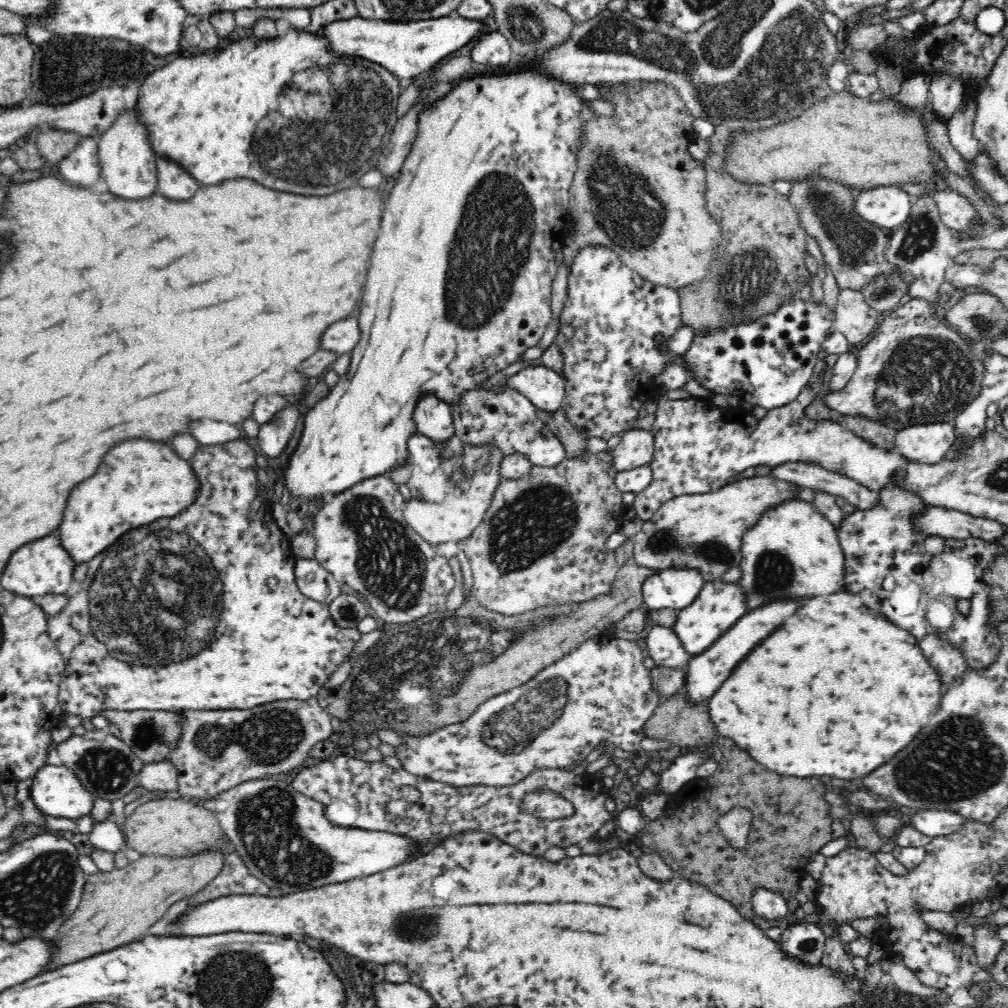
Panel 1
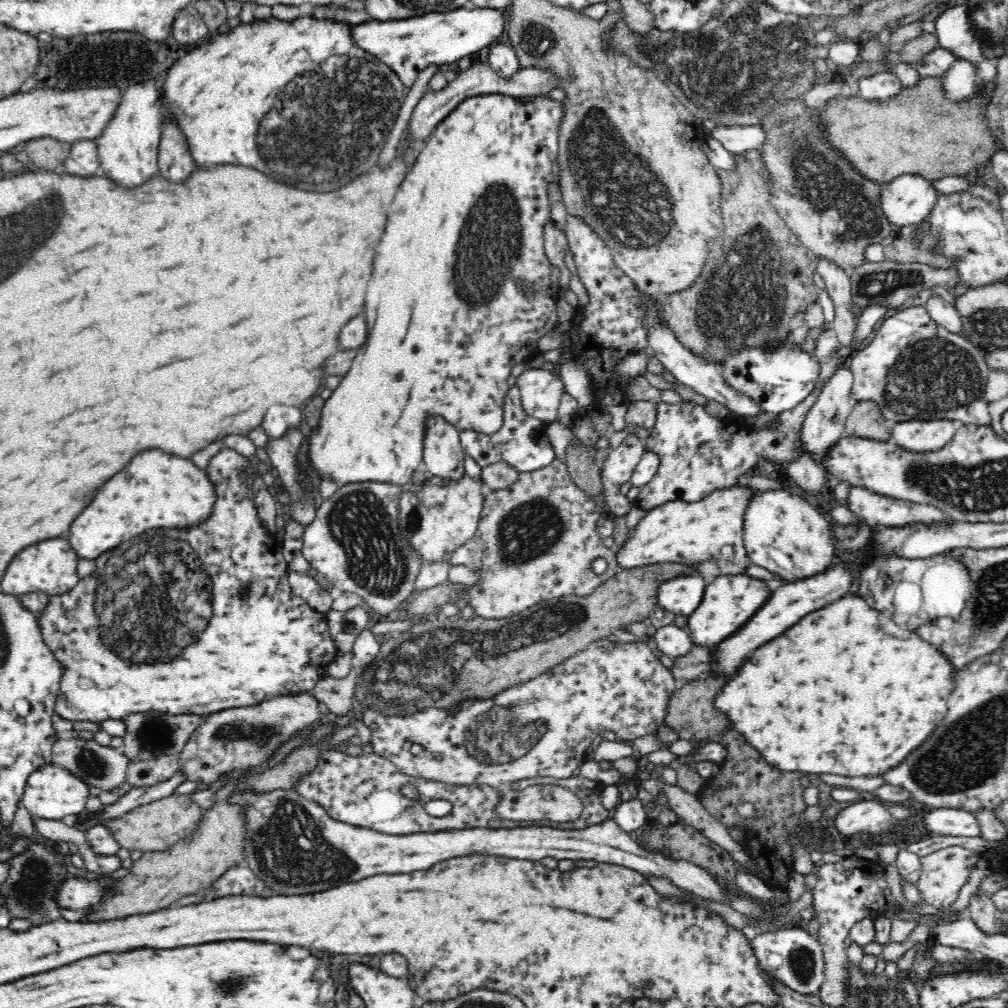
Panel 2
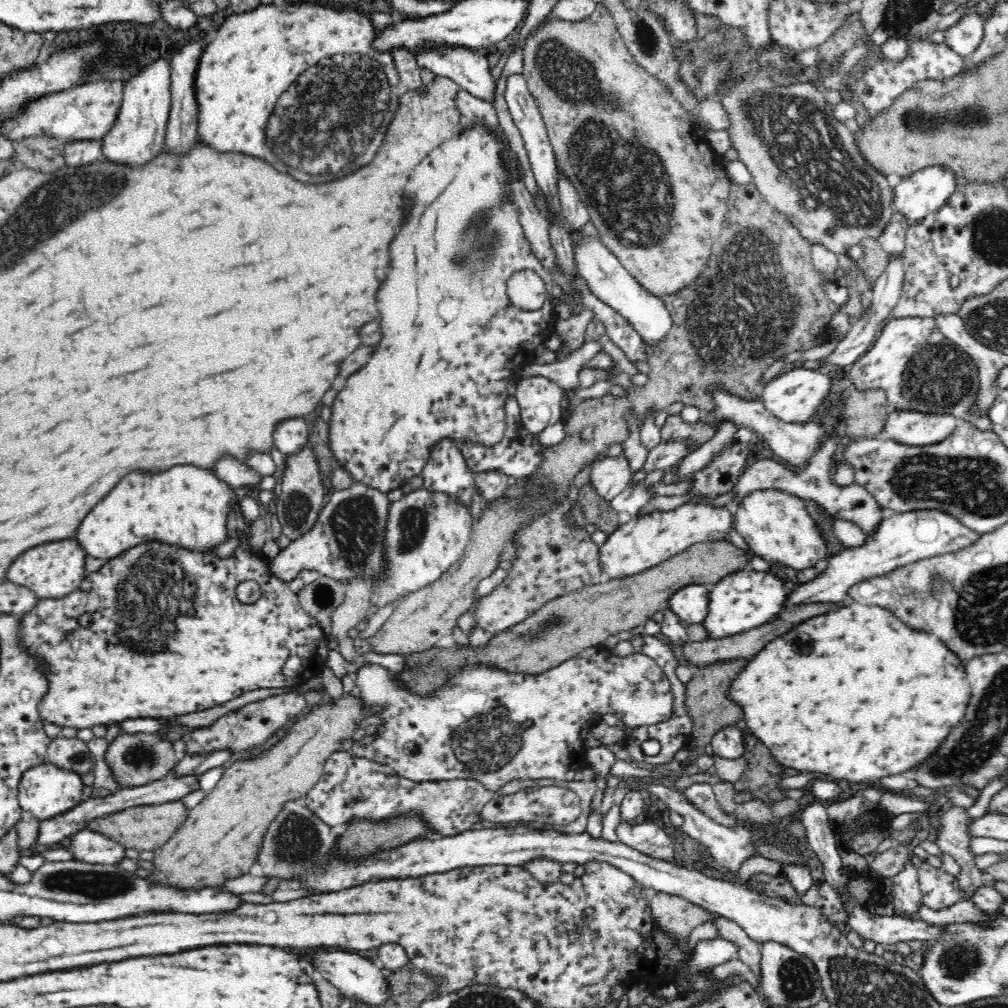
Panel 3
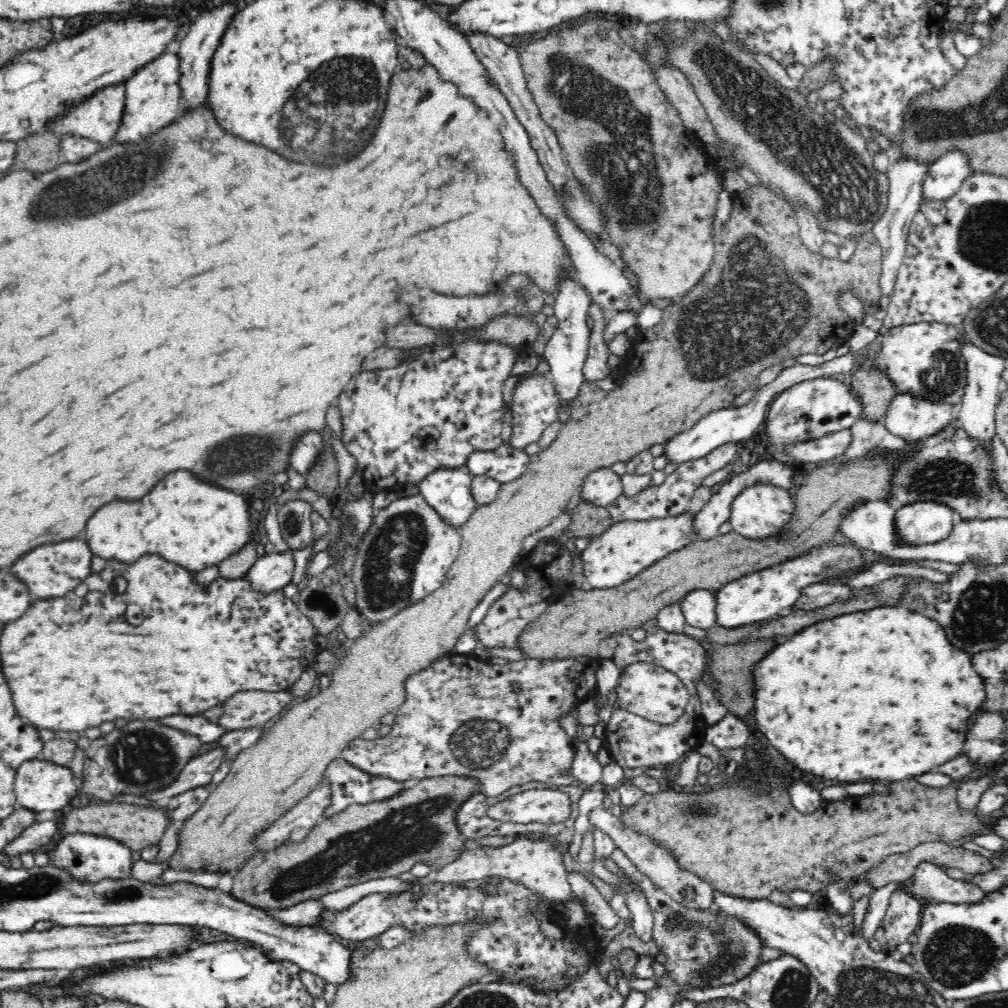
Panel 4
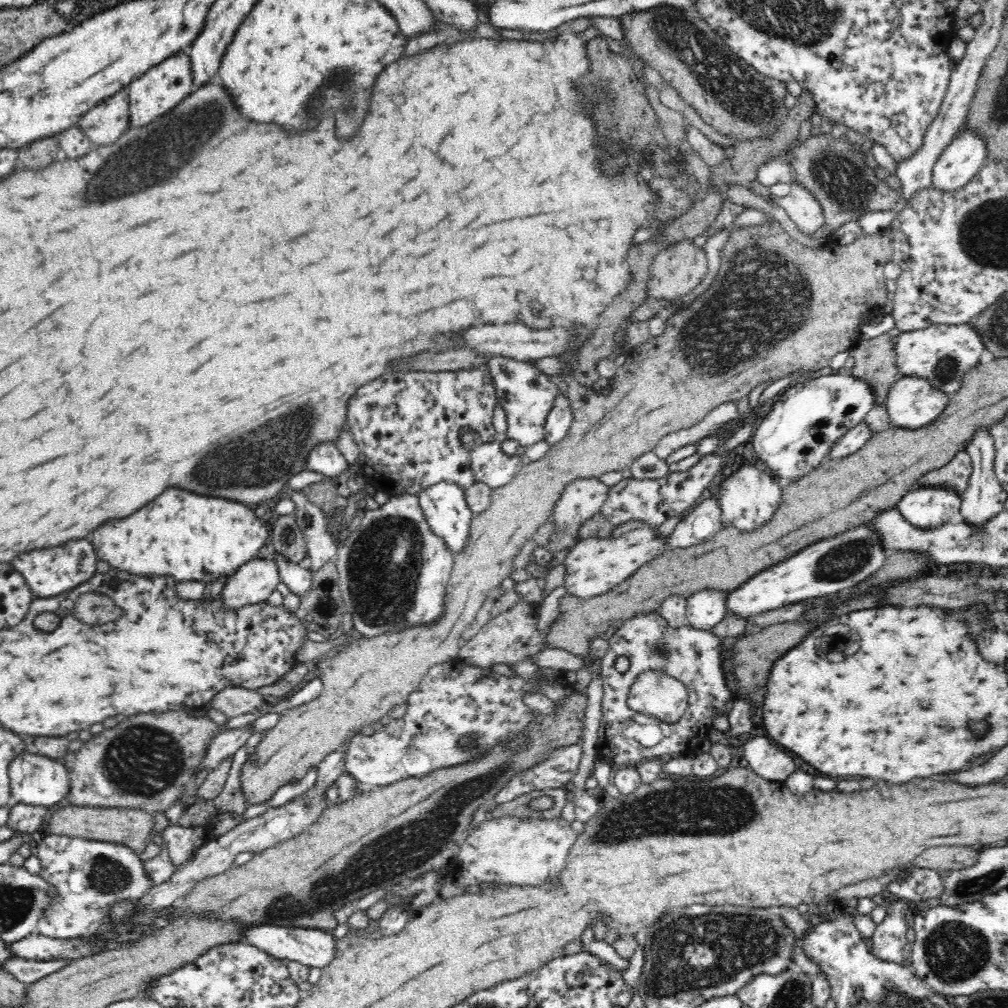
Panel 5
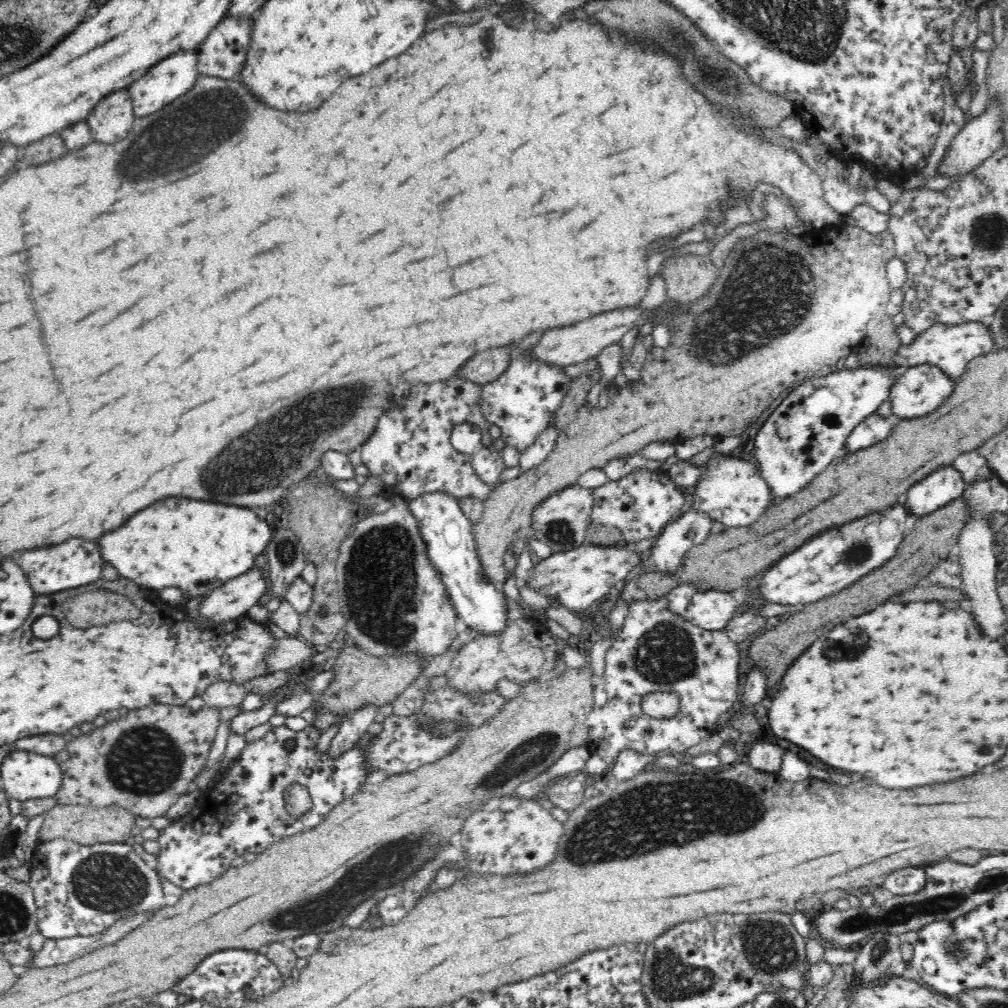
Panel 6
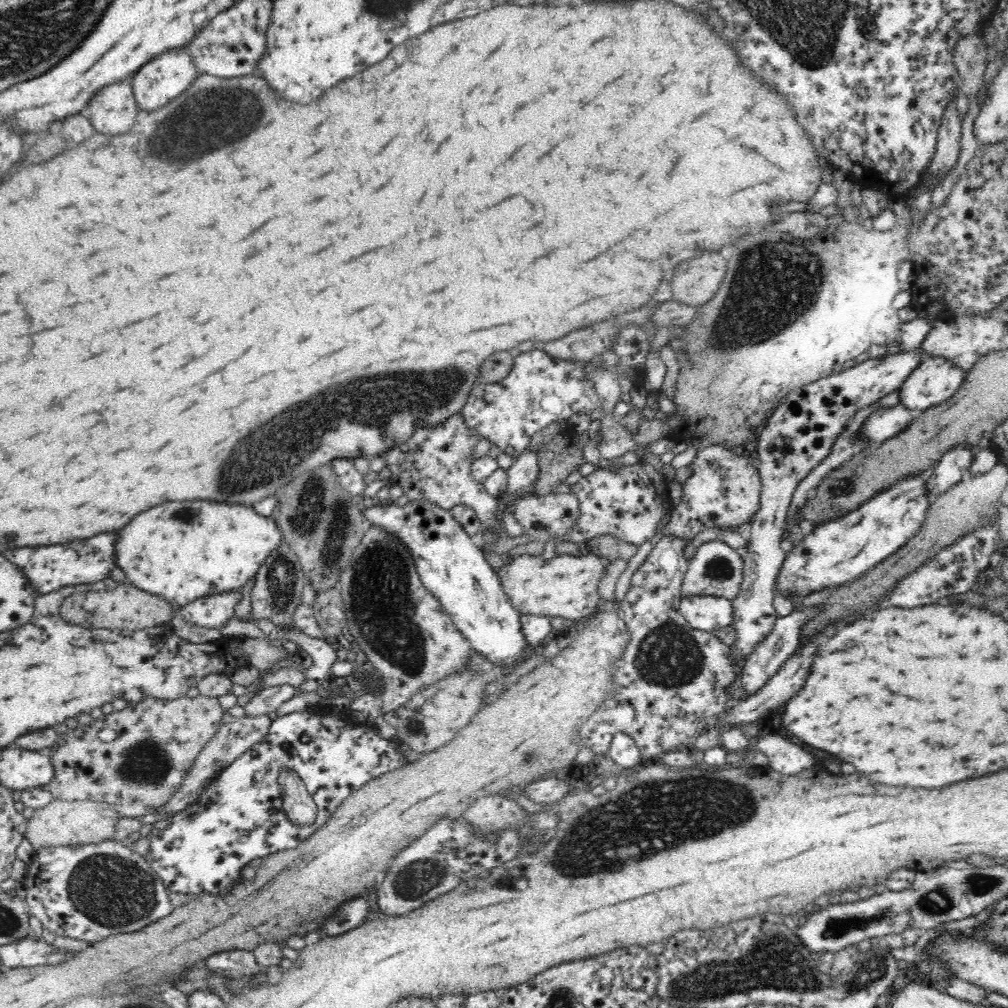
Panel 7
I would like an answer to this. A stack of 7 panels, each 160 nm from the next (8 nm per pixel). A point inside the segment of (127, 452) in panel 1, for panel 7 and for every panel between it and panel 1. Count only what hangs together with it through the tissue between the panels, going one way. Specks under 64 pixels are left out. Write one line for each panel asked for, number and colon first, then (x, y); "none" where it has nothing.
2: (156, 490)
3: (187, 507)
4: (195, 525)
5: (189, 537)
6: (172, 544)
7: (181, 551)

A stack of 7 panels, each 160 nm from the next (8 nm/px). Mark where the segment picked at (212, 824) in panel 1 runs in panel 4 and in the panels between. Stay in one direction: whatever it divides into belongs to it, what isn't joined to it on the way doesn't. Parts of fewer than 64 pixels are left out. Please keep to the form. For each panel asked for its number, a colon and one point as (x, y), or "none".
2: (152, 827)
3: (140, 827)
4: (137, 827)

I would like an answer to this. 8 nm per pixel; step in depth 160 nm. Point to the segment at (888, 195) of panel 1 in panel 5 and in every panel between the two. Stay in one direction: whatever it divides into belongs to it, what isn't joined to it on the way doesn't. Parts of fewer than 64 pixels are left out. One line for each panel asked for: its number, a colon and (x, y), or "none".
2: (907, 201)
3: (927, 190)
4: (945, 176)
5: (965, 156)

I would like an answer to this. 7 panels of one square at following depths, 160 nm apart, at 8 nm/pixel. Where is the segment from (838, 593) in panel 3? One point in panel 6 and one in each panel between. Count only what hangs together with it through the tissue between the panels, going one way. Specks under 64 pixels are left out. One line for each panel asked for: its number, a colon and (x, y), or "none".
4: (925, 522)
5: (927, 506)
6: (945, 483)

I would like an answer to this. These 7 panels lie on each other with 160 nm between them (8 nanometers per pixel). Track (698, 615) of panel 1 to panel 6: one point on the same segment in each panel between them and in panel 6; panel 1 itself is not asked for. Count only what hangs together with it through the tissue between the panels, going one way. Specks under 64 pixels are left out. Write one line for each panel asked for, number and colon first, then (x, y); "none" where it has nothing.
2: (728, 603)
3: (747, 598)
4: (760, 595)
5: (832, 565)
6: (833, 559)

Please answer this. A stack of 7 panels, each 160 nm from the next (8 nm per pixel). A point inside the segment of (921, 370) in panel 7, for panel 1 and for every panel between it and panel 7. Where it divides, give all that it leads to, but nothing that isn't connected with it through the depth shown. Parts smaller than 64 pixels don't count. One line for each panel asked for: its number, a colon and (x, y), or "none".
1: (927, 444)
2: (916, 435)
3: (918, 429)
4: (910, 418)
5: (912, 402)
6: (918, 390)

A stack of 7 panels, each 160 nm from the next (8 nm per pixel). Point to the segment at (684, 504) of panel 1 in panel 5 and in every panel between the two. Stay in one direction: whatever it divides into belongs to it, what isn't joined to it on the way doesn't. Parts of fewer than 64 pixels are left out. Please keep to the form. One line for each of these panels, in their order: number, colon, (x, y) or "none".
2: (709, 533)
3: (637, 545)
4: (628, 547)
5: (593, 566)

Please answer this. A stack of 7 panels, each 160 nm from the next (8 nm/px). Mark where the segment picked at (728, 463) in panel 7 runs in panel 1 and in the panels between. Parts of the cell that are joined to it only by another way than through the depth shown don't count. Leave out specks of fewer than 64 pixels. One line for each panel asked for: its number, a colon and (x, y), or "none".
1: (793, 550)
2: (785, 533)
3: (775, 525)
4: (760, 509)
5: (747, 497)
6: (731, 490)

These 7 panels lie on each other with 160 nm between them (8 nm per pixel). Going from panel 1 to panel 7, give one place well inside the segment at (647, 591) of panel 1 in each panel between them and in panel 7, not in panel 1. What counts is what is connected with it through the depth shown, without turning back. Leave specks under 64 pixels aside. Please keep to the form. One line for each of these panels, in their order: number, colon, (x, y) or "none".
2: (682, 595)
3: (691, 603)
4: (699, 606)
5: (705, 609)
6: (711, 610)
7: (707, 613)

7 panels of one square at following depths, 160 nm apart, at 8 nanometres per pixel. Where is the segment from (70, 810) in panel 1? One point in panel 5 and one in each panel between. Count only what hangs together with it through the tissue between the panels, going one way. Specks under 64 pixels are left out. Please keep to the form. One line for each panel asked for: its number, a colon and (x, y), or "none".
2: (52, 792)
3: (46, 790)
4: (44, 787)
5: (34, 779)

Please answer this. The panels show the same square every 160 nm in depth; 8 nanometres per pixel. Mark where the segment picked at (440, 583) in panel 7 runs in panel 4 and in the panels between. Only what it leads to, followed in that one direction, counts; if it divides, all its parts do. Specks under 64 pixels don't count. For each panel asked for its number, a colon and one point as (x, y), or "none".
4: (448, 492)
5: (445, 510)
6: (481, 605)

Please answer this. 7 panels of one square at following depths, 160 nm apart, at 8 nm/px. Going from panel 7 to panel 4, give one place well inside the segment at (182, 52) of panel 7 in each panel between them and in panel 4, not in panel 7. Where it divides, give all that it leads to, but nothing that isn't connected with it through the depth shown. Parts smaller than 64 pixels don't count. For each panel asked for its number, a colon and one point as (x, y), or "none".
4: (153, 98)
5: (151, 95)
6: (170, 78)

